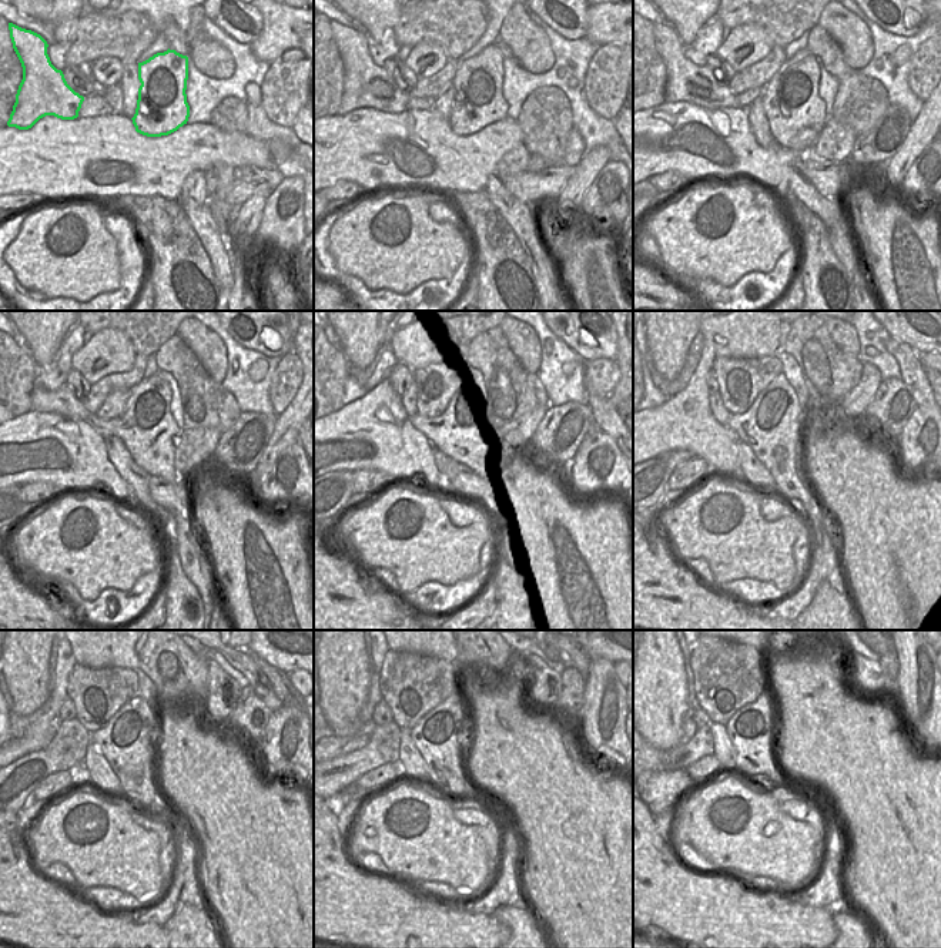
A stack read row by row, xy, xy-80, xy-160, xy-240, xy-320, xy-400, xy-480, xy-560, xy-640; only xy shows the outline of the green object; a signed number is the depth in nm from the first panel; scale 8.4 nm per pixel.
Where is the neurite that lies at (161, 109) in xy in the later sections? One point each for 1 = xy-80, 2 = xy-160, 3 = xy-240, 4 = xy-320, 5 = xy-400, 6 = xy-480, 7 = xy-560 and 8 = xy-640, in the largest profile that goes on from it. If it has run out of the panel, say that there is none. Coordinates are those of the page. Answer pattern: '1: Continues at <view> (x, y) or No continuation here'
1: Continues at xy-80 (478, 103)
2: Continues at xy-160 (792, 104)
3: Continues at xy-240 (147, 428)
4: Continues at xy-320 (461, 432)
5: Continues at xy-400 (774, 426)
6: Continues at xy-480 (129, 742)
7: Continues at xy-560 (439, 736)
8: Continues at xy-640 (753, 730)

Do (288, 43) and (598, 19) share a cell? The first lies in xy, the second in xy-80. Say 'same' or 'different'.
same

